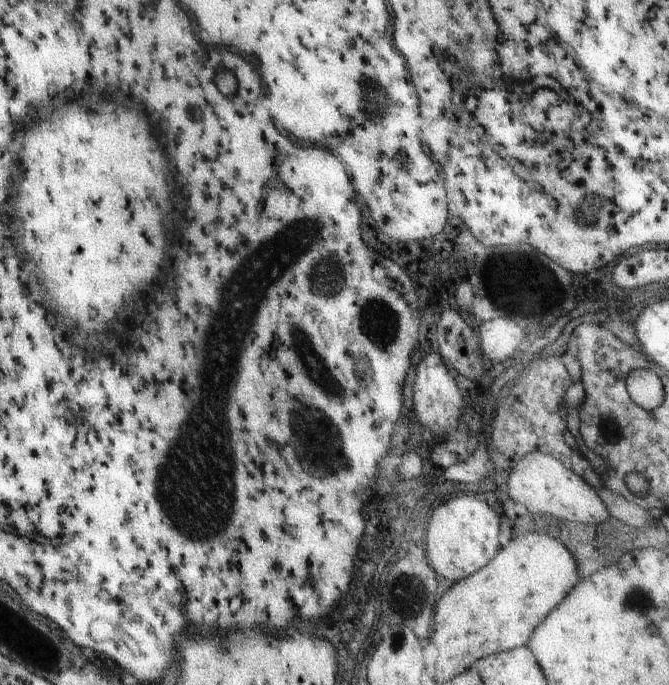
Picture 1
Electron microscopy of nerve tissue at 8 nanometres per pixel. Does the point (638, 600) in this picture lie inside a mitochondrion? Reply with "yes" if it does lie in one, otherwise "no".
yes

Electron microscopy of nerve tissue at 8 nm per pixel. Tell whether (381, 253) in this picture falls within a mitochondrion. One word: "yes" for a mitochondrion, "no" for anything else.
no

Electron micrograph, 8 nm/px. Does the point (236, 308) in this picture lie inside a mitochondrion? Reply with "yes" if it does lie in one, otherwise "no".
yes

